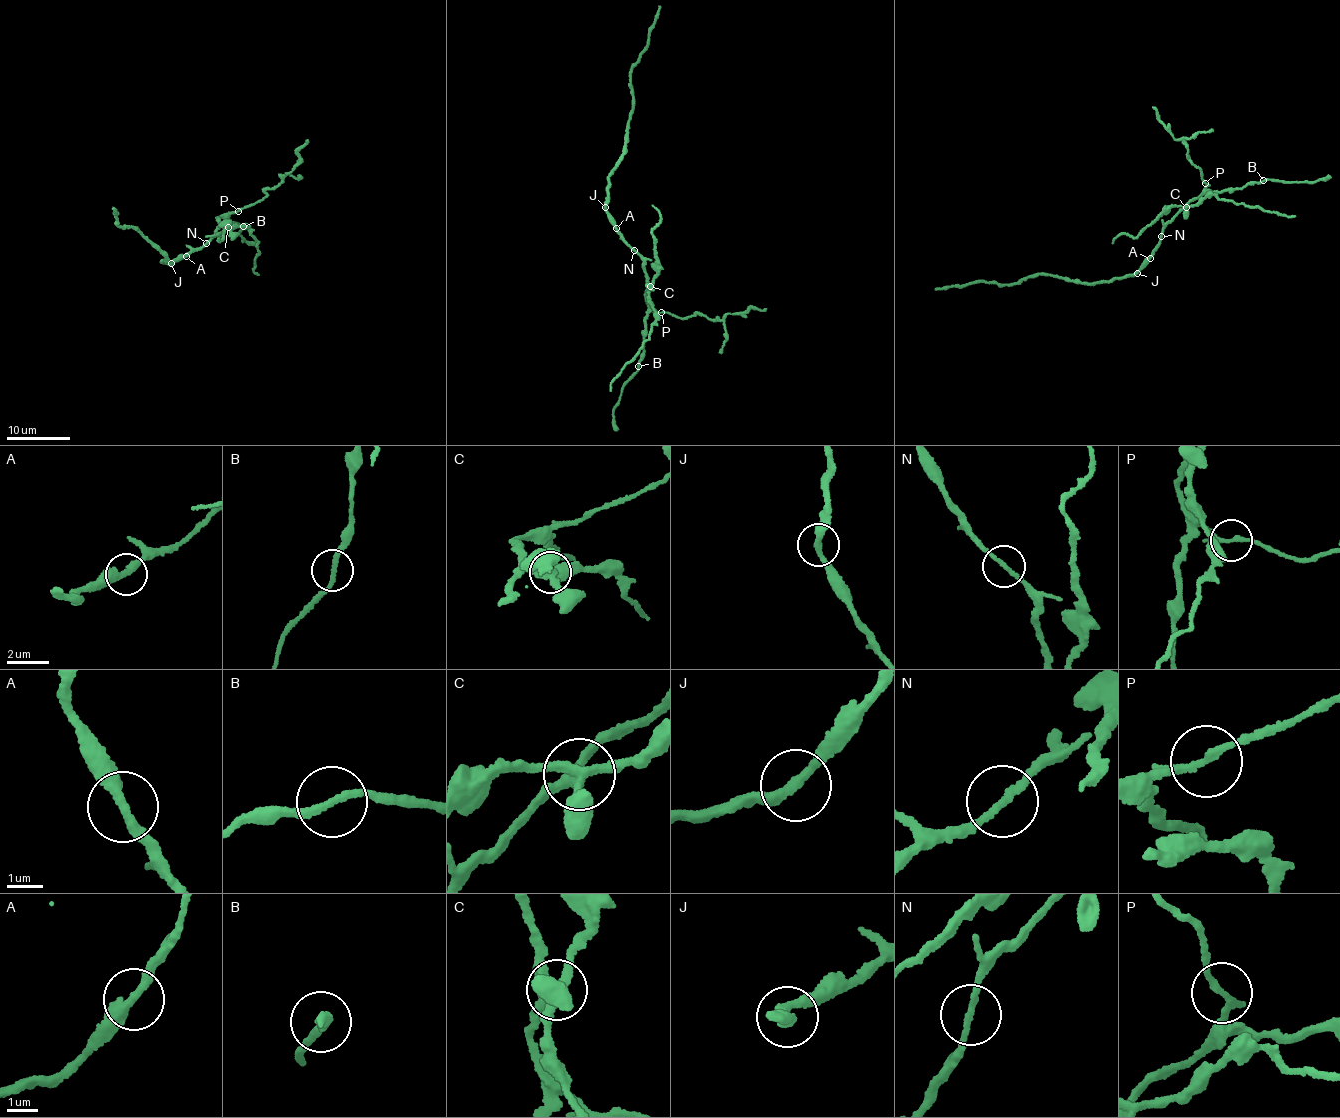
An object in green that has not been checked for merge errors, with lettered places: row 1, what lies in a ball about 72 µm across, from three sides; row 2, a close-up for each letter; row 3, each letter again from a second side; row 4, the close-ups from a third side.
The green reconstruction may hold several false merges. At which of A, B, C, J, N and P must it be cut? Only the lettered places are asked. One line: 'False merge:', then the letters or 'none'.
False merge: C, P

